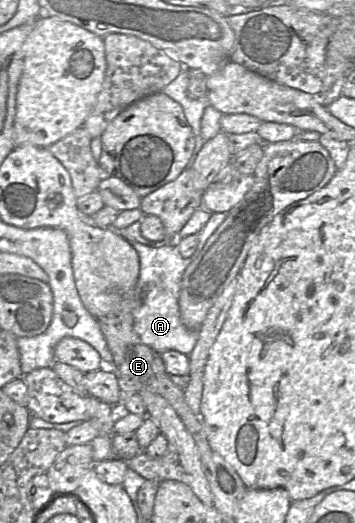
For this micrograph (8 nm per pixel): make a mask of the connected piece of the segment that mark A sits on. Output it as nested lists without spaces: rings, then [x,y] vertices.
[[[131,242],[139,256],[139,276],[136,284],[141,306],[134,312],[134,331],[141,341],[162,354],[173,350],[189,355],[197,342],[198,331],[188,329],[182,322],[179,309],[179,293],[184,271],[192,259],[181,257],[176,243],[150,247]]]

